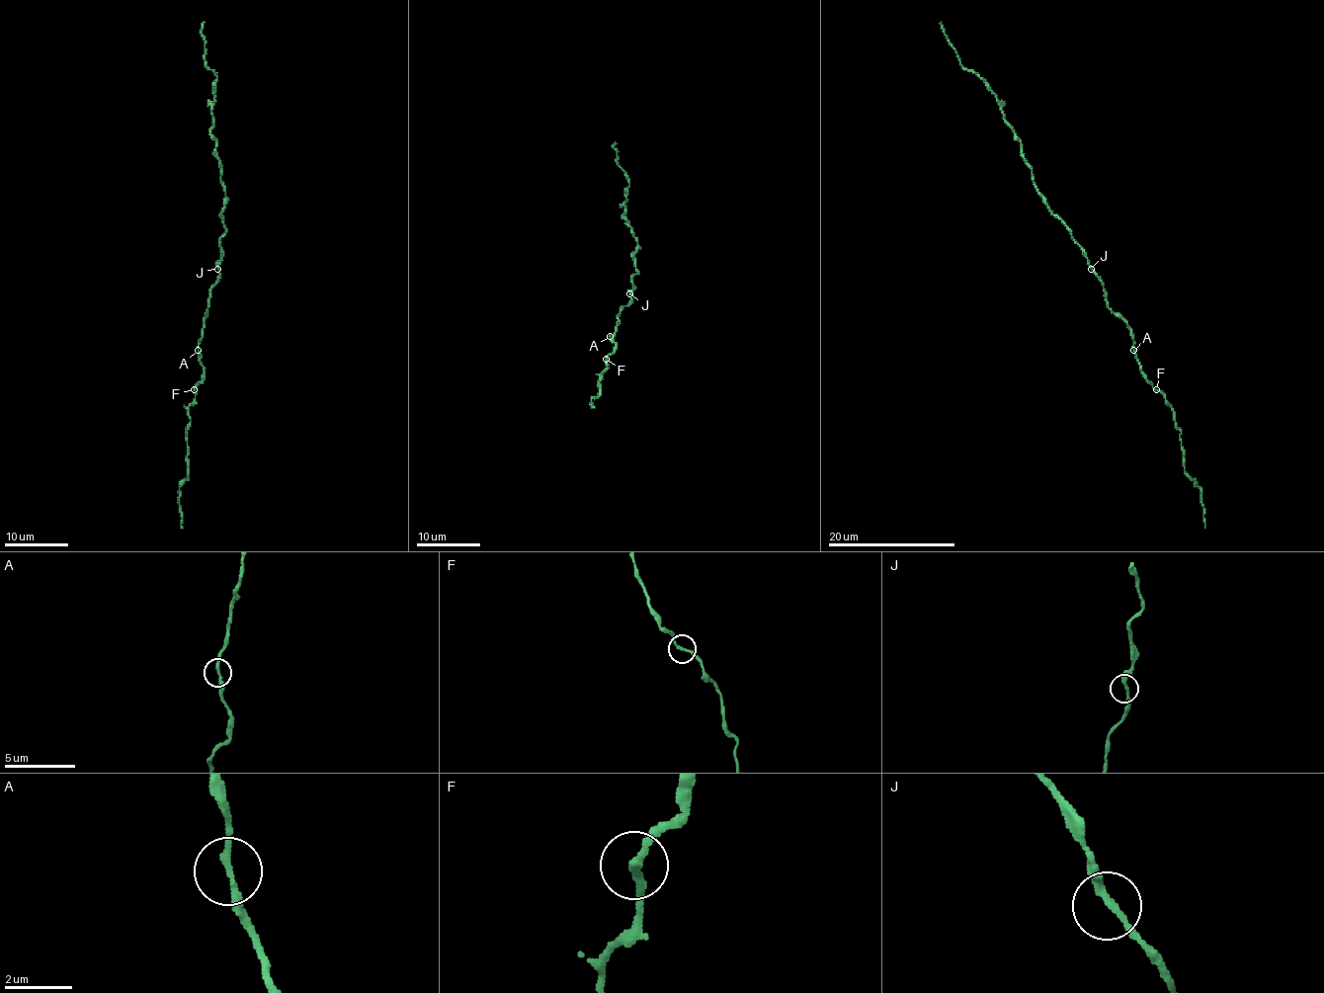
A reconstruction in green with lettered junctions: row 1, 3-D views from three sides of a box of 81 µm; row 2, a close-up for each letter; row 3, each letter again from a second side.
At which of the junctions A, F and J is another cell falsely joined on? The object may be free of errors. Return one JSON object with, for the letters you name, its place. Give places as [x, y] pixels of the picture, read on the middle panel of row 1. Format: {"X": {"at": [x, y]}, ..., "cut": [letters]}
{"cut": []}

